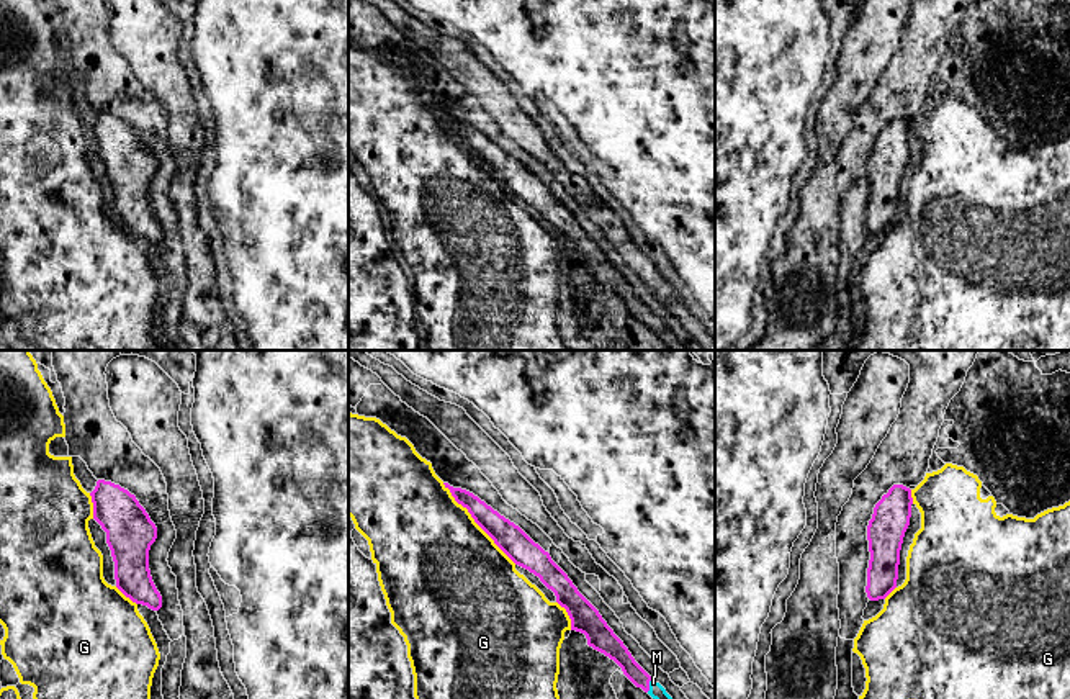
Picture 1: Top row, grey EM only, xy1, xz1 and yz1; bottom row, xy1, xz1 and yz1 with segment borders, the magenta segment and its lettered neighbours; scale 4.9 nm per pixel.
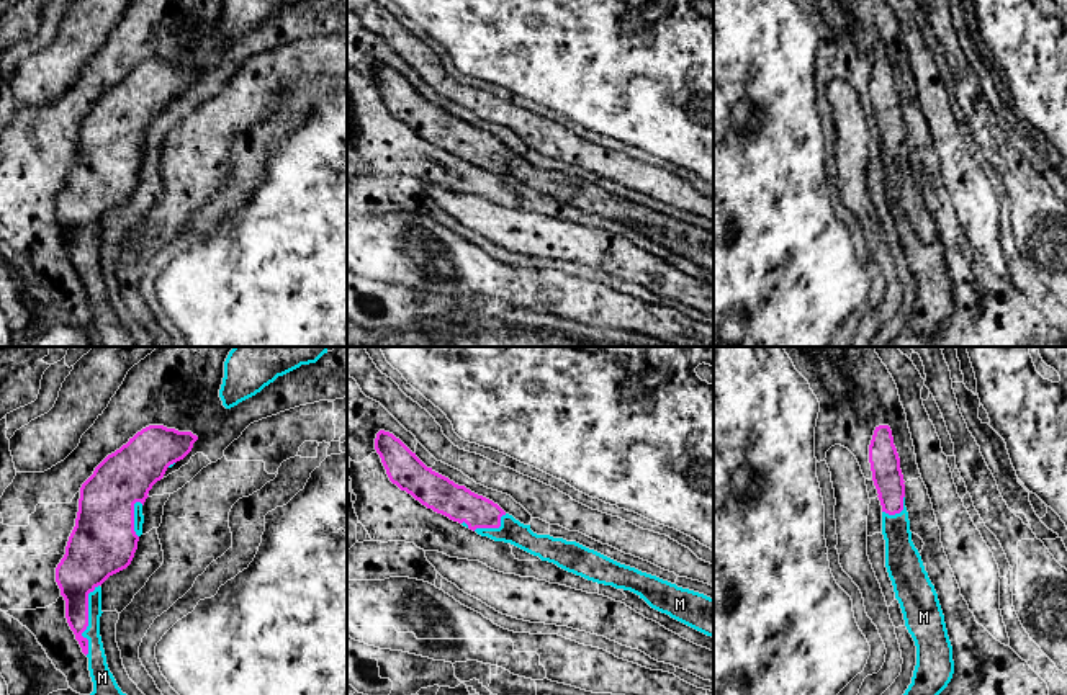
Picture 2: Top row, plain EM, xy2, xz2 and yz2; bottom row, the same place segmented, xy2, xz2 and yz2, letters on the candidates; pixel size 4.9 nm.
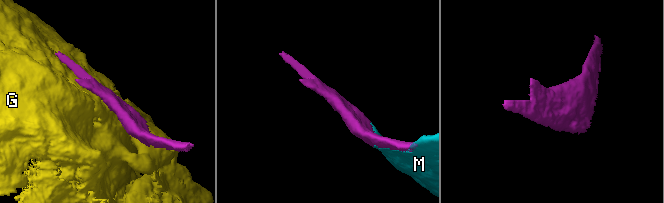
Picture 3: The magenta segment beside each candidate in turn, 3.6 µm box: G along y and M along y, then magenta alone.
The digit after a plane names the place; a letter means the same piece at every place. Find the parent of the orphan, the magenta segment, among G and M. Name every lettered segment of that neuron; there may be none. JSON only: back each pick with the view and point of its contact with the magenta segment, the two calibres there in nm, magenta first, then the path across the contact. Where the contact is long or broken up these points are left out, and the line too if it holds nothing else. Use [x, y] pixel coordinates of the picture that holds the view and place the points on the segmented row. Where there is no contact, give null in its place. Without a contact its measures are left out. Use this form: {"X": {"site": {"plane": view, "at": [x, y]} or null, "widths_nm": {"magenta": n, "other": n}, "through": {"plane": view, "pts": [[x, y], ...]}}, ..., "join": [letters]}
{"M": {"site": {"plane": "xy2", "at": [87, 620]}, "widths_nm": {"magenta": 220, "other": 100}}, "join": ["M"]}

